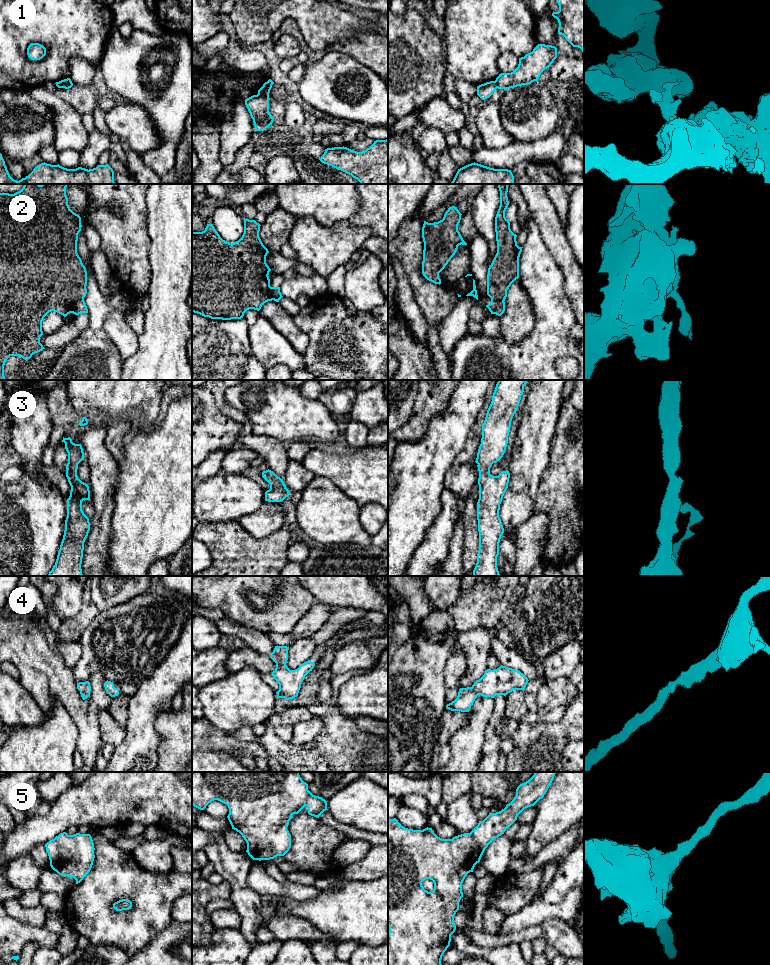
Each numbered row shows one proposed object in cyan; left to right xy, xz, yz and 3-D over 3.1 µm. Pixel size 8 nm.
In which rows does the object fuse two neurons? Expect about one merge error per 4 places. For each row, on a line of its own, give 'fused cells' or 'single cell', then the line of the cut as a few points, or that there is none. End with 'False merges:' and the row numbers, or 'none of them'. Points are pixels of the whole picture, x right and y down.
1: fused cells; cut in xz along (257, 94), (268, 96)
2: fused cells; cut in xy along (83, 299), (78, 299), (74, 303), (71, 312)
3: single cell; no cut
4: single cell; no cut
5: single cell; no cut
False merges: 1, 2

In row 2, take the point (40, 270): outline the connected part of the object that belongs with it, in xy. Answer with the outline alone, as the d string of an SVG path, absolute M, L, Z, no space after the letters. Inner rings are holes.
M24 184L23 188L14 193L0 193L0 380L5 380L4 365L10 356L20 356L27 360L33 354L45 349L40 343L43 335L42 321L51 311L64 317L72 313L73 305L78 300L84 300L87 294L87 271L77 253L78 234L81 231L81 217L74 213L66 195L67 184Z

